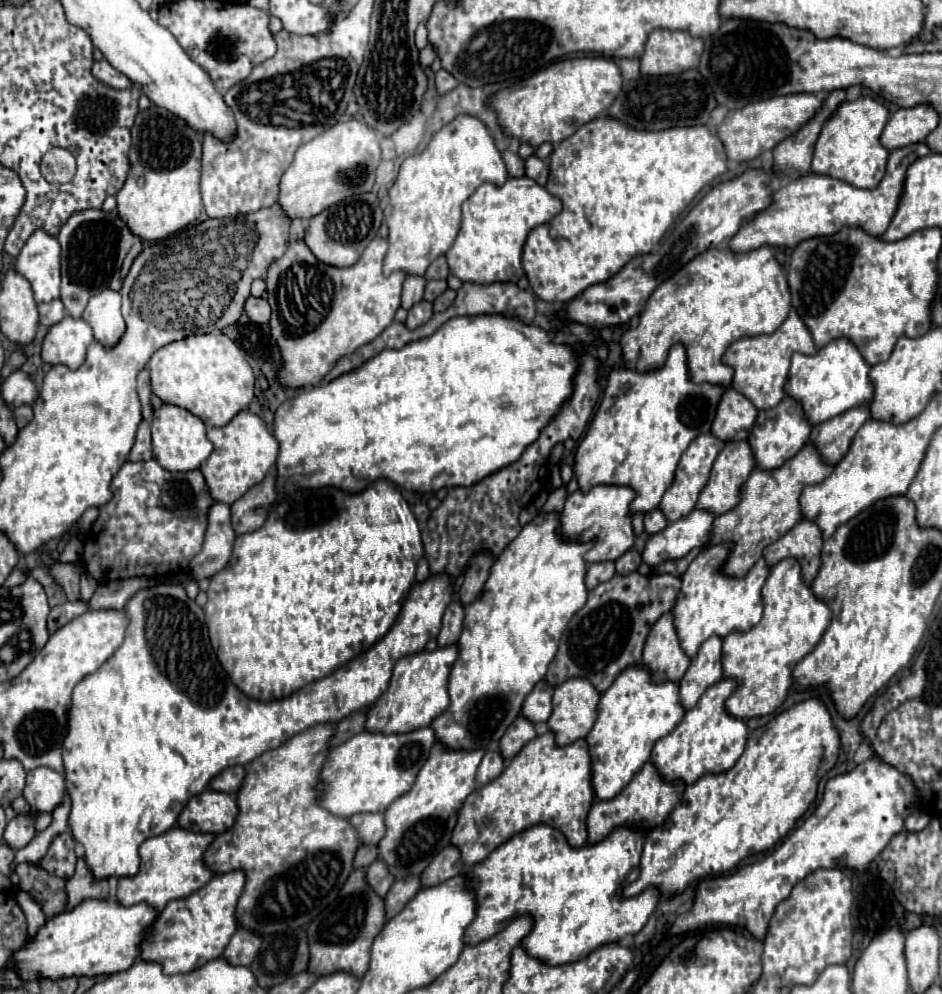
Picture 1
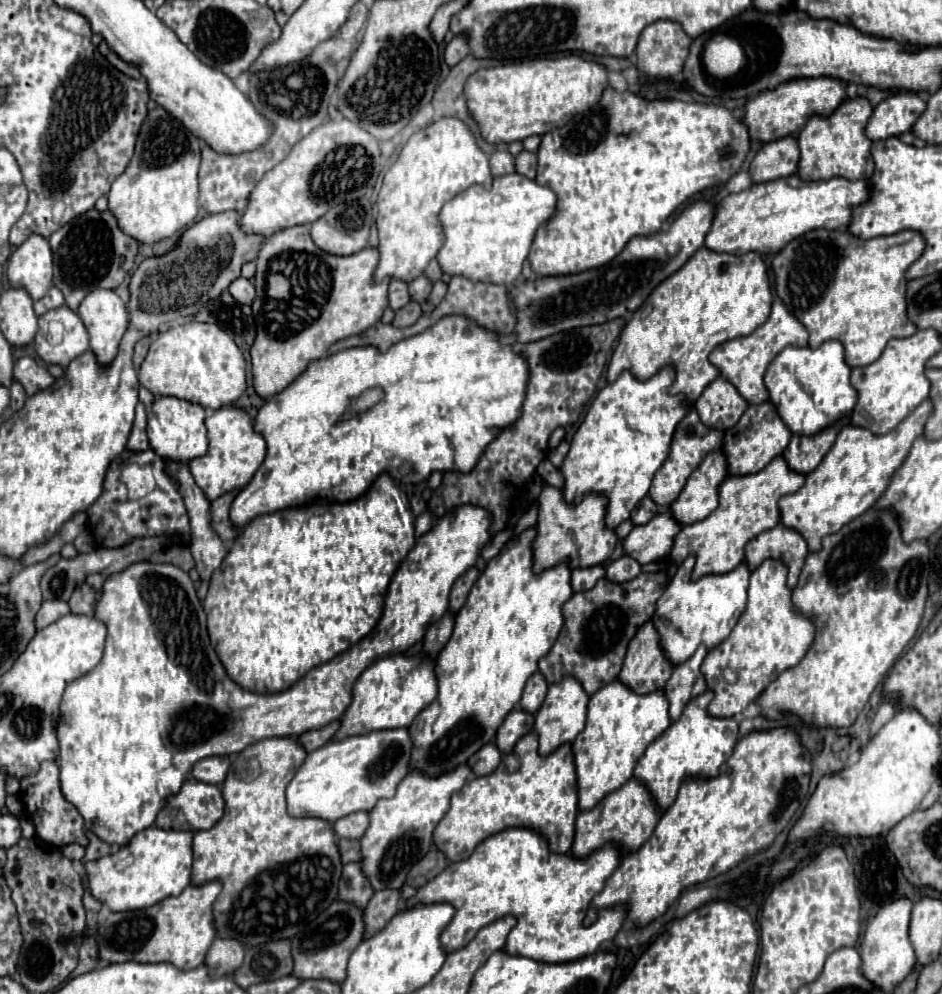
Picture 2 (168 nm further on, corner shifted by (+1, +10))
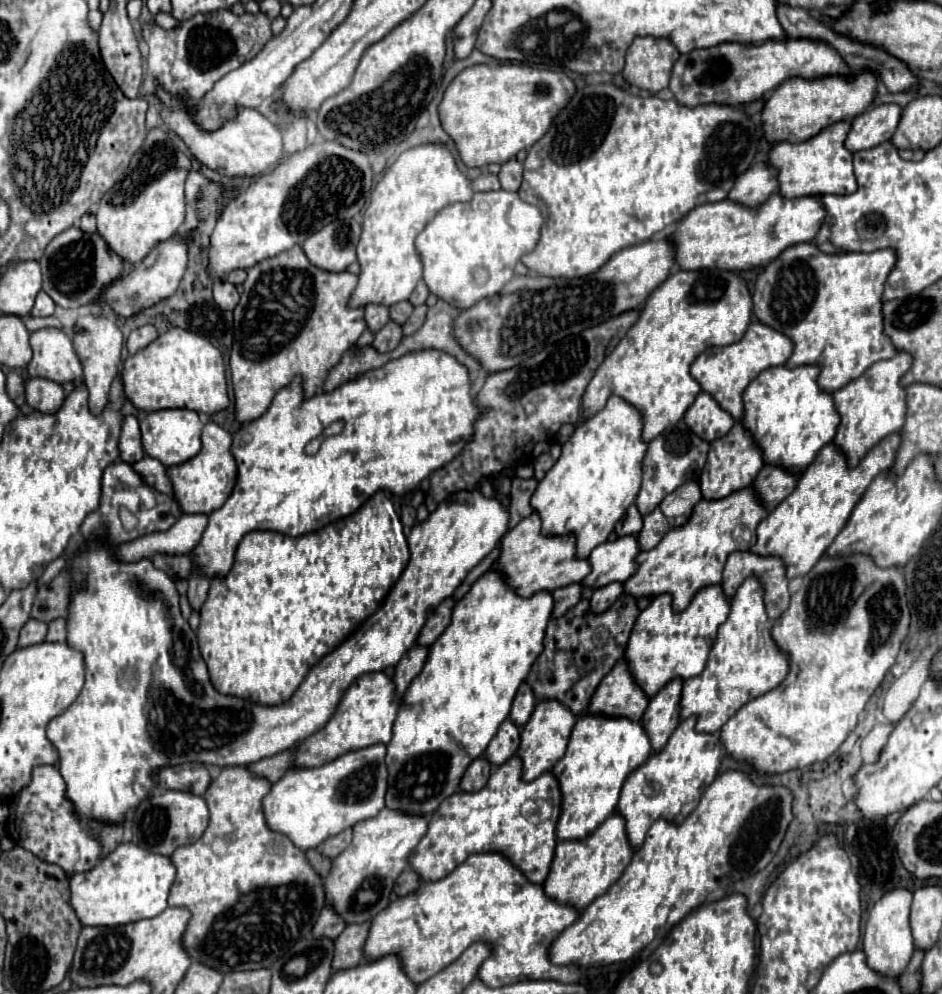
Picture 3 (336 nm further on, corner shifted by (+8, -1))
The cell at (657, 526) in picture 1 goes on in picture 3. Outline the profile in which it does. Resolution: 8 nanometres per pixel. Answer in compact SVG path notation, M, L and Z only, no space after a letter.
M631 506L631 508L627 510L625 518L617 524L615 532L617 532L619 536L629 536L629 534L635 536L635 534L641 532L641 528L643 528L643 516L639 514L637 506Z

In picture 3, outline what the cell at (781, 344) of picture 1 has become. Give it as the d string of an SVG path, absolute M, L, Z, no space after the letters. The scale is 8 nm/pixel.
M753 322L747 328L741 342L729 346L713 346L703 354L699 354L691 366L691 374L701 384L703 392L711 394L719 402L719 406L727 410L735 420L741 420L745 414L743 392L749 386L749 382L755 380L765 368L785 364L791 354L793 354L793 342L785 334L773 330L763 322Z

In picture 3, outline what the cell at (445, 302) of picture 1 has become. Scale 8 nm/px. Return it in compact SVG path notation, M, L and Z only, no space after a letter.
M423 304L423 306L417 306L415 310L413 310L413 314L411 314L411 318L403 324L403 334L405 336L409 336L409 334L413 334L413 332L417 332L421 326L423 326L423 322L425 322L425 316L427 316L427 306Z

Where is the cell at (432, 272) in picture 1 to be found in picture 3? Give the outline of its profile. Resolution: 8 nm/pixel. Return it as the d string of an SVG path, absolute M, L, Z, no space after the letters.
M421 280L421 282L417 284L417 288L413 290L413 294L411 294L409 302L411 302L413 306L421 306L421 304L425 304L427 296L429 296L429 288L427 288L427 284Z

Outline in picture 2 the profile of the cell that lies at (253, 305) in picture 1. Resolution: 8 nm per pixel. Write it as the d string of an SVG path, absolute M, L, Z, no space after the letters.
M236 277L236 279L230 283L228 291L230 291L230 295L232 295L238 303L246 303L246 305L250 305L250 303L254 301L254 295L256 295L254 285L252 285L248 279L244 279L244 277Z

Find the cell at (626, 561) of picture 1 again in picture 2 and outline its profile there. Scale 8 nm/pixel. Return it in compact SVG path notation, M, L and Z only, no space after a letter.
M624 555L624 557L620 557L620 559L616 559L614 563L608 565L606 579L612 581L612 583L626 583L626 581L632 581L638 573L640 573L638 561Z

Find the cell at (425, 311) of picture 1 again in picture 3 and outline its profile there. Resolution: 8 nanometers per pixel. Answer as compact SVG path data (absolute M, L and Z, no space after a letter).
M389 320L377 334L375 334L375 340L373 340L373 348L377 348L379 352L389 352L393 350L403 338L403 328L401 324Z

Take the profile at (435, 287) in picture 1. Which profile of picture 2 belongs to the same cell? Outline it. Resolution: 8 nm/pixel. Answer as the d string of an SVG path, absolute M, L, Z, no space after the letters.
M422 275L418 279L414 279L410 285L408 285L408 293L410 293L410 299L416 301L416 303L422 303L428 299L430 295L430 289L432 289L432 283Z

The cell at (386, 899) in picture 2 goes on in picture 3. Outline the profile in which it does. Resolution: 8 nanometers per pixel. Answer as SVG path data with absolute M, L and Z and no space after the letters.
M371 920L361 924L349 924L337 938L337 954L333 958L333 968L343 970L345 966L357 966L357 962L363 962L365 954L365 942L369 936Z

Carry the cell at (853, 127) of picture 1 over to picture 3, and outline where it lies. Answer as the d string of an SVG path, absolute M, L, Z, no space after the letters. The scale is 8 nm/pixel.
M835 122L817 136L805 142L779 142L769 154L769 164L779 170L779 192L785 198L815 196L815 194L851 194L857 190L853 174L853 154L845 148L845 138L851 130L849 122Z

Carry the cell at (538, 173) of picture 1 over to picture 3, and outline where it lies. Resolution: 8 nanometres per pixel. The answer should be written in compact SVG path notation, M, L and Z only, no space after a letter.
M511 158L509 162L505 162L505 164L501 166L499 180L501 180L501 188L503 188L503 190L517 192L519 186L521 186L521 180L523 180L523 164L517 162L515 158Z

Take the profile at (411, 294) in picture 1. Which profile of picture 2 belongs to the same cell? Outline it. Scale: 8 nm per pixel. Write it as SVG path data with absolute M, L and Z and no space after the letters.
M392 279L390 281L390 287L388 287L388 303L394 311L398 311L400 307L404 307L406 303L410 301L410 295L408 295L408 285L404 281L398 281L398 279Z

